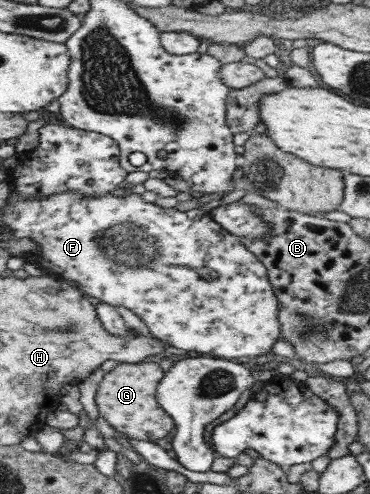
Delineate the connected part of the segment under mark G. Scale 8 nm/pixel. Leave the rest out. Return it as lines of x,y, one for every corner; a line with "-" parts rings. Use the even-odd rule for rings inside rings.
157,363
118,364
117,369
105,375
96,394
100,415
118,434
141,441
161,443
163,437
176,427
173,417
157,403
157,387
163,377
165,373

